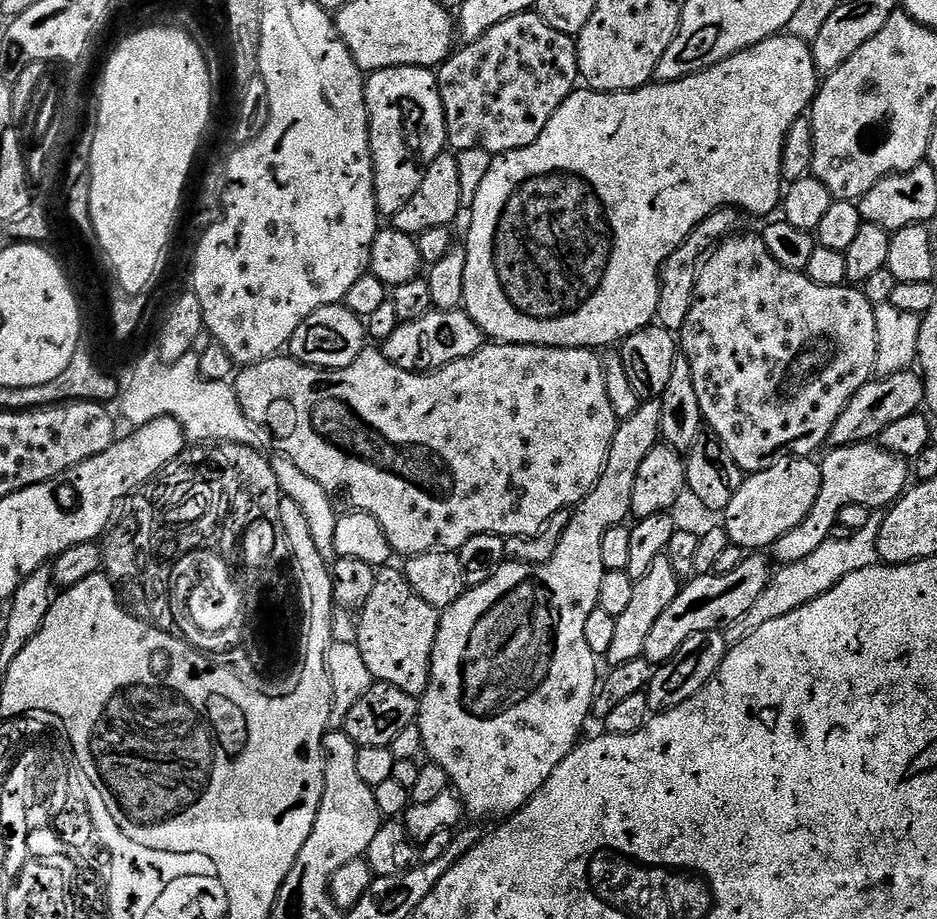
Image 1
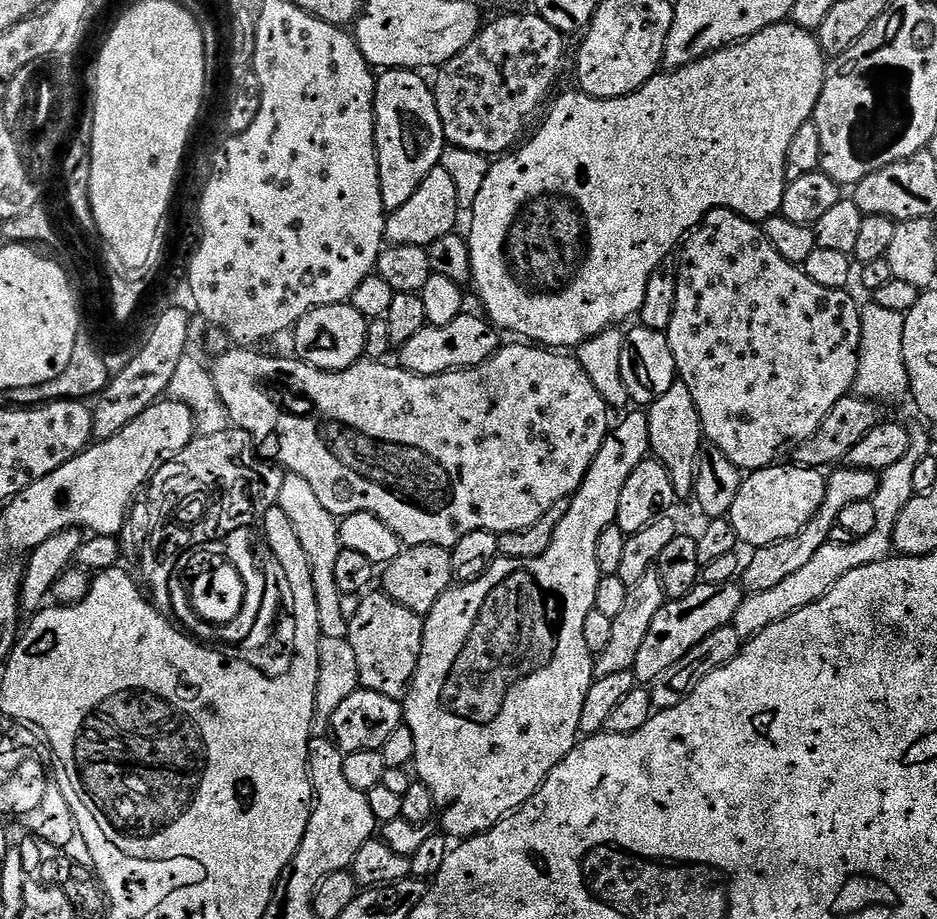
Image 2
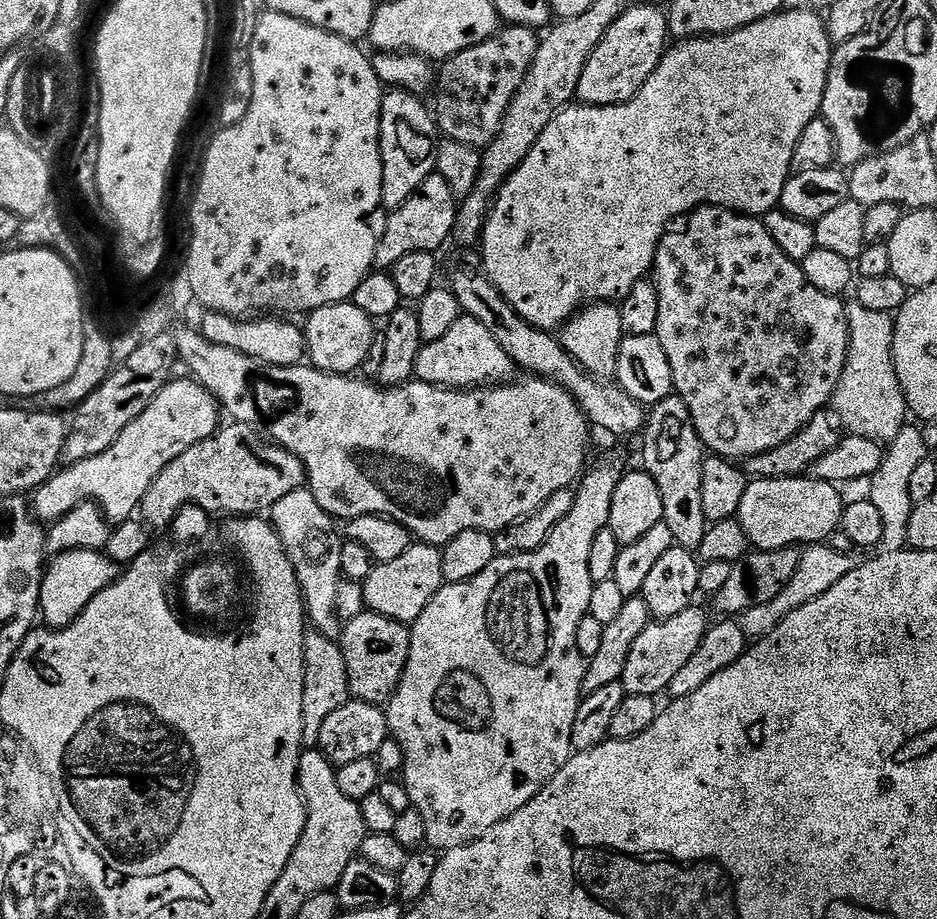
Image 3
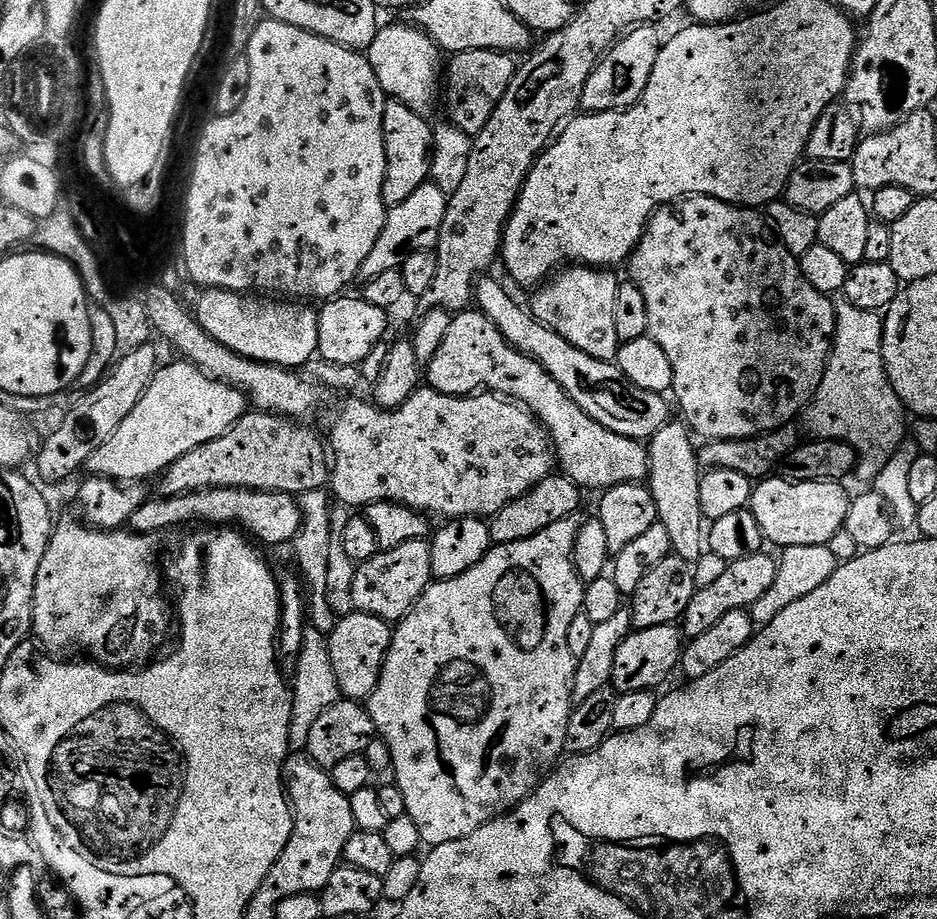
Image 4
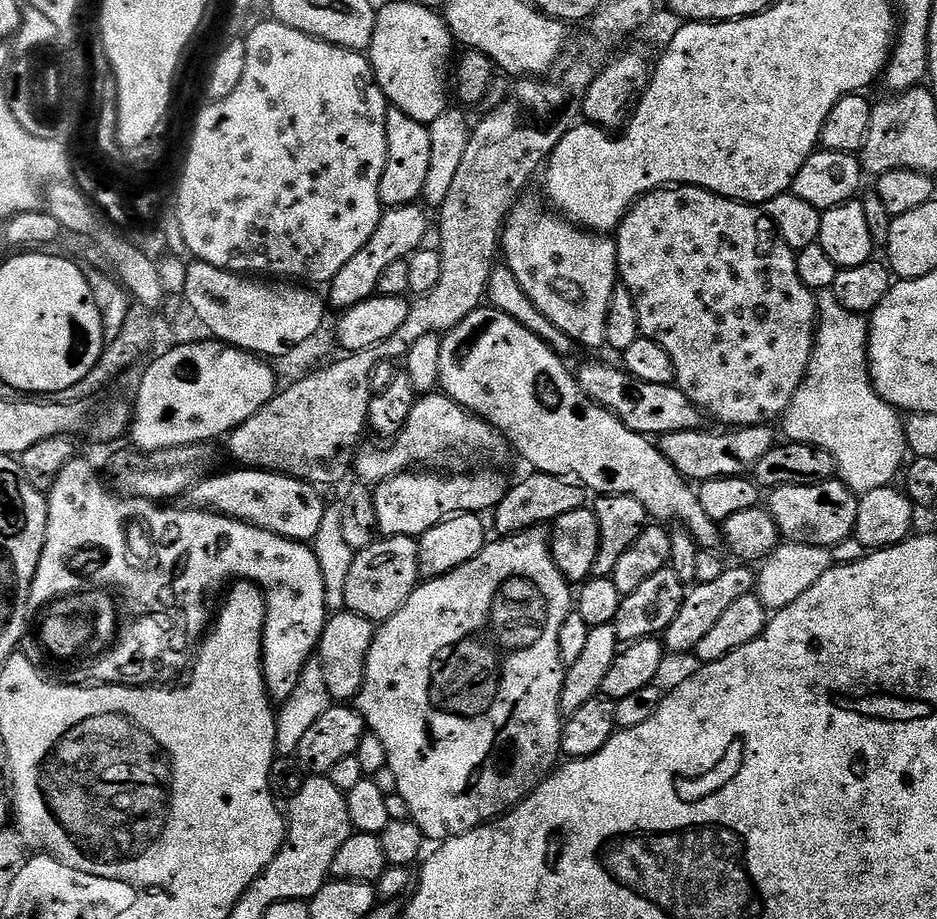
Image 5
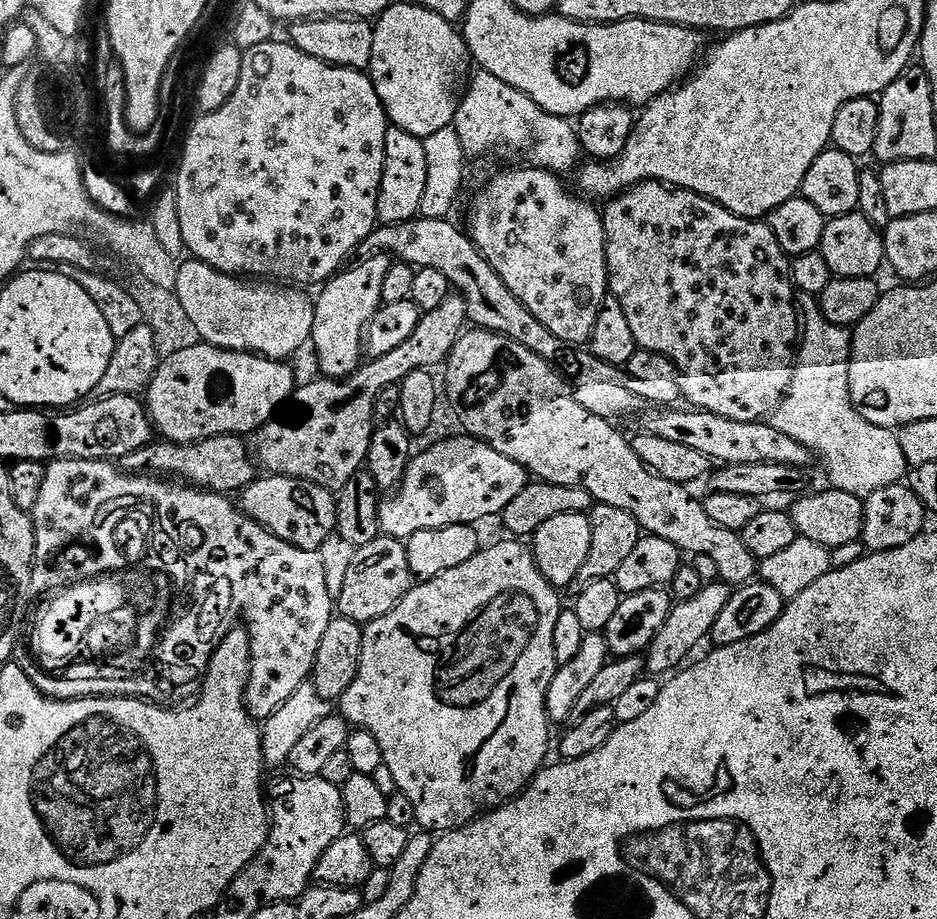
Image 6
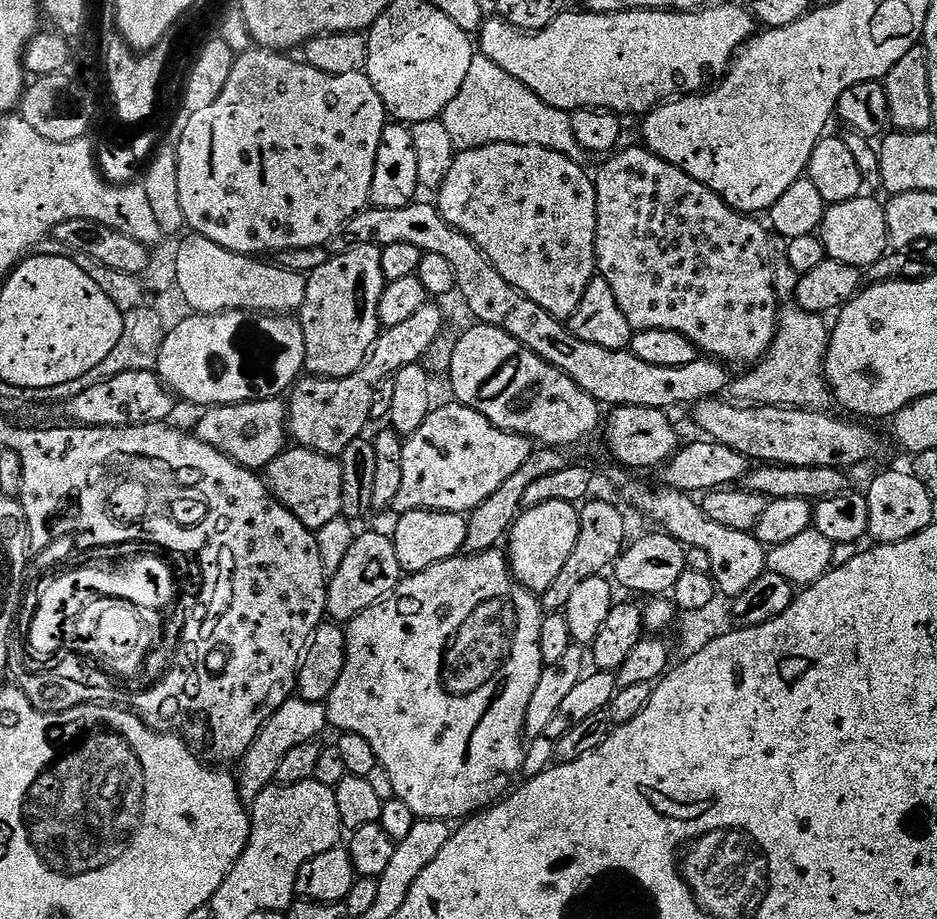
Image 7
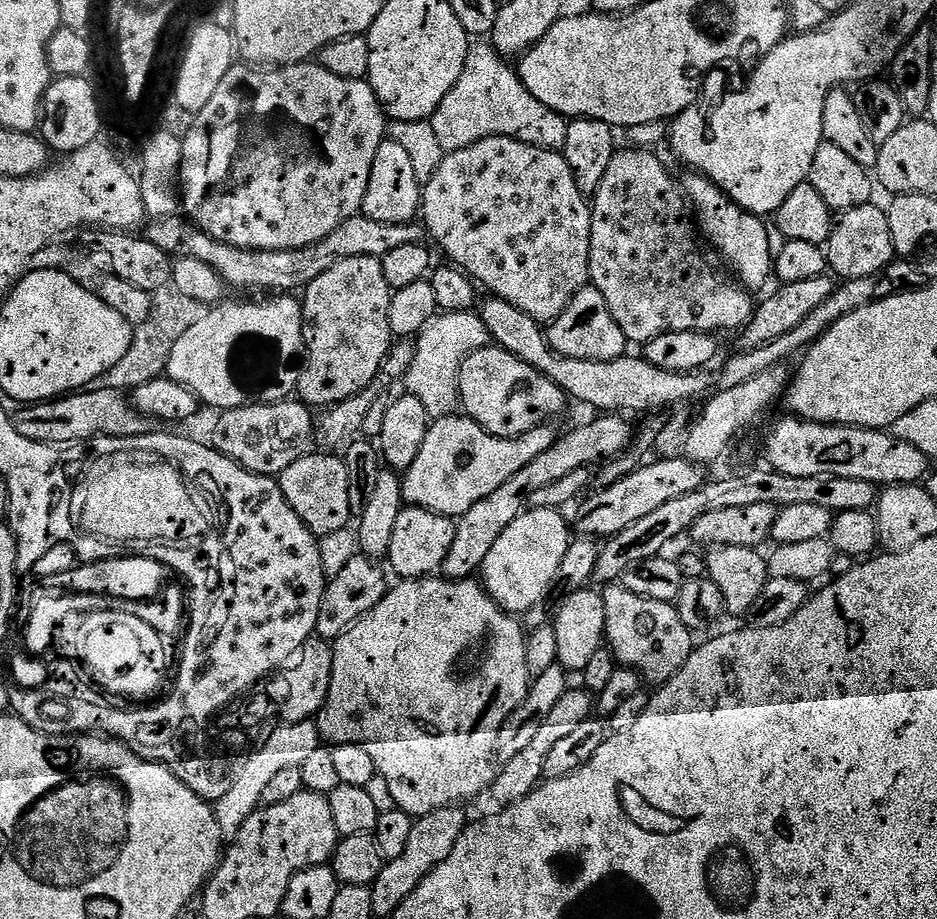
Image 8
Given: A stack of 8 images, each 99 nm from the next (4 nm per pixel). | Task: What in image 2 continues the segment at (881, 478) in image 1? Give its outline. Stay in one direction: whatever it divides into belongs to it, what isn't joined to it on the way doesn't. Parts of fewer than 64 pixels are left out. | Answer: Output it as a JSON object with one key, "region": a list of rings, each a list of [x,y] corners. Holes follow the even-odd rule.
{"region":[[[840,466],[831,475],[827,477],[824,501],[815,518],[797,536],[791,536],[788,540],[779,540],[765,548],[755,549],[751,553],[752,557],[746,560],[742,568],[742,584],[749,593],[770,590],[770,586],[778,586],[782,578],[790,578],[790,574],[802,570],[802,566],[806,566],[806,562],[810,562],[810,558],[814,558],[814,554],[818,554],[818,550],[822,550],[822,546],[833,539],[832,528],[834,532],[837,527],[836,519],[838,514],[842,514],[844,507],[850,502],[871,500],[875,494],[878,479],[875,471]]]}

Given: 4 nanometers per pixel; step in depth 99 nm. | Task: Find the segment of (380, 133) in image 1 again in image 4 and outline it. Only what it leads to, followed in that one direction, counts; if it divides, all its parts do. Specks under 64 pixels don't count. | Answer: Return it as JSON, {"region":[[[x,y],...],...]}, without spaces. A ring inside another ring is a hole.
{"region":[[[389,99],[384,105],[384,149],[386,150],[386,178],[384,179],[384,207],[391,210],[394,206],[398,206],[402,202],[406,202],[406,198],[410,198],[410,194],[414,194],[414,190],[418,190],[418,186],[429,183],[430,173],[432,171],[432,133],[433,125],[428,125],[429,121],[423,116],[419,116],[414,110],[410,110],[410,106],[399,104],[398,101]]]}

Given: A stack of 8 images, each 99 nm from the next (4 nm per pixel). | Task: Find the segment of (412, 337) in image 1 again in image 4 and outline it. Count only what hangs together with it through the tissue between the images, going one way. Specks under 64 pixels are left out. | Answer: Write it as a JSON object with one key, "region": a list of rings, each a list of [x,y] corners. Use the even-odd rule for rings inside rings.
{"region":[[[465,310],[452,316],[450,330],[438,346],[438,354],[426,364],[426,380],[438,392],[448,396],[466,396],[491,390],[519,402],[527,408],[550,437],[555,459],[567,476],[581,489],[607,490],[619,484],[635,484],[649,479],[647,447],[639,440],[631,440],[608,432],[594,418],[587,416],[554,382],[543,366],[529,356],[510,347],[494,322],[479,310]]]}

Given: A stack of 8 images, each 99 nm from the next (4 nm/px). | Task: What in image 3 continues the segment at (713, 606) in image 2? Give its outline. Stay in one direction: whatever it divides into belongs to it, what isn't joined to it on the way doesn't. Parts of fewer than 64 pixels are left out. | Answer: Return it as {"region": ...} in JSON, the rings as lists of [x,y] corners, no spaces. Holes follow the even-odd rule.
{"region":[[[699,606],[686,608],[663,618],[653,619],[634,639],[633,645],[629,648],[629,657],[626,658],[625,670],[622,683],[625,689],[632,692],[647,692],[649,694],[659,693],[667,689],[668,683],[690,662],[694,650],[702,642],[710,627],[710,619]]]}

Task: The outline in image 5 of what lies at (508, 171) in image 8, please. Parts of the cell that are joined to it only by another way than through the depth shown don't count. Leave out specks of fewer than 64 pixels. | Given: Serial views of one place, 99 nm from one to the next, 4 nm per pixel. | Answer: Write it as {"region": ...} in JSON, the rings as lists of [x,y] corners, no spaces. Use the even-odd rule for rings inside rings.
{"region":[[[525,195],[517,200],[512,208],[512,212],[508,216],[502,233],[502,252],[503,255],[508,255],[506,267],[512,271],[514,278],[518,278],[518,286],[522,286],[522,290],[526,294],[526,298],[530,298],[537,310],[549,320],[554,327],[562,330],[562,334],[566,334],[577,345],[585,344],[588,348],[604,348],[606,344],[606,314],[610,310],[610,298],[614,294],[614,290],[618,286],[618,273],[616,271],[616,241],[612,238],[607,238],[602,234],[593,234],[583,228],[577,228],[576,225],[568,223],[563,216],[555,211],[549,210],[546,207],[545,201],[539,195]]]}

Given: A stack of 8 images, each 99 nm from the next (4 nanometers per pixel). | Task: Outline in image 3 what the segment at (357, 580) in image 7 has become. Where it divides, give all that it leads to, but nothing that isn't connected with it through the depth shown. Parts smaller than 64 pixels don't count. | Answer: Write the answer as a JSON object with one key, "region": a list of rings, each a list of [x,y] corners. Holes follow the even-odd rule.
{"region":[[[416,542],[398,558],[373,563],[370,574],[365,576],[364,602],[371,611],[411,625],[426,610],[432,595],[445,583],[444,557],[441,549],[434,544]]]}

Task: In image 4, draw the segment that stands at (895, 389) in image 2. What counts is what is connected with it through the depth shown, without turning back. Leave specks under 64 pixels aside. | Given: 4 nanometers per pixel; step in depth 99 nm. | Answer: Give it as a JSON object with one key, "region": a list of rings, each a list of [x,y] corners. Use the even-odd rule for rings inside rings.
{"region":[[[845,298],[837,299],[835,306],[836,339],[832,341],[832,357],[806,417],[813,437],[851,445],[858,453],[858,468],[877,474],[906,440],[906,409],[886,374],[882,358],[884,322],[881,313],[859,309]]]}

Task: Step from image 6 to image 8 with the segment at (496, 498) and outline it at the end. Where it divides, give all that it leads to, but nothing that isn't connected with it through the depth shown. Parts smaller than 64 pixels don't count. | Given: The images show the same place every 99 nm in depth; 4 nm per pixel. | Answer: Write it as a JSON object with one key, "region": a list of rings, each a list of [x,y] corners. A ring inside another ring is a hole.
{"region":[[[467,414],[435,417],[428,425],[426,442],[422,442],[418,458],[414,458],[408,471],[403,473],[405,501],[413,508],[428,508],[440,516],[464,516],[474,502],[482,502],[486,494],[494,494],[494,490],[514,478],[522,466],[530,466],[538,454],[554,446],[558,432],[552,427],[551,423],[539,424],[534,430],[507,440],[492,436]]]}

